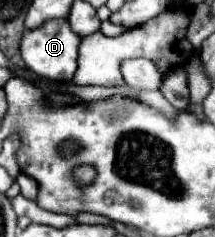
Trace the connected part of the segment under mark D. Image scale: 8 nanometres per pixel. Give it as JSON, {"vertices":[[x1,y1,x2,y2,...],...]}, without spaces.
{"vertices":[[49,19,35,29,23,31,21,57,25,61,25,67,31,73,35,73,43,79,69,83,77,71,77,45,79,45,79,41,81,41,81,37,77,37,77,33,73,33,67,19]]}

